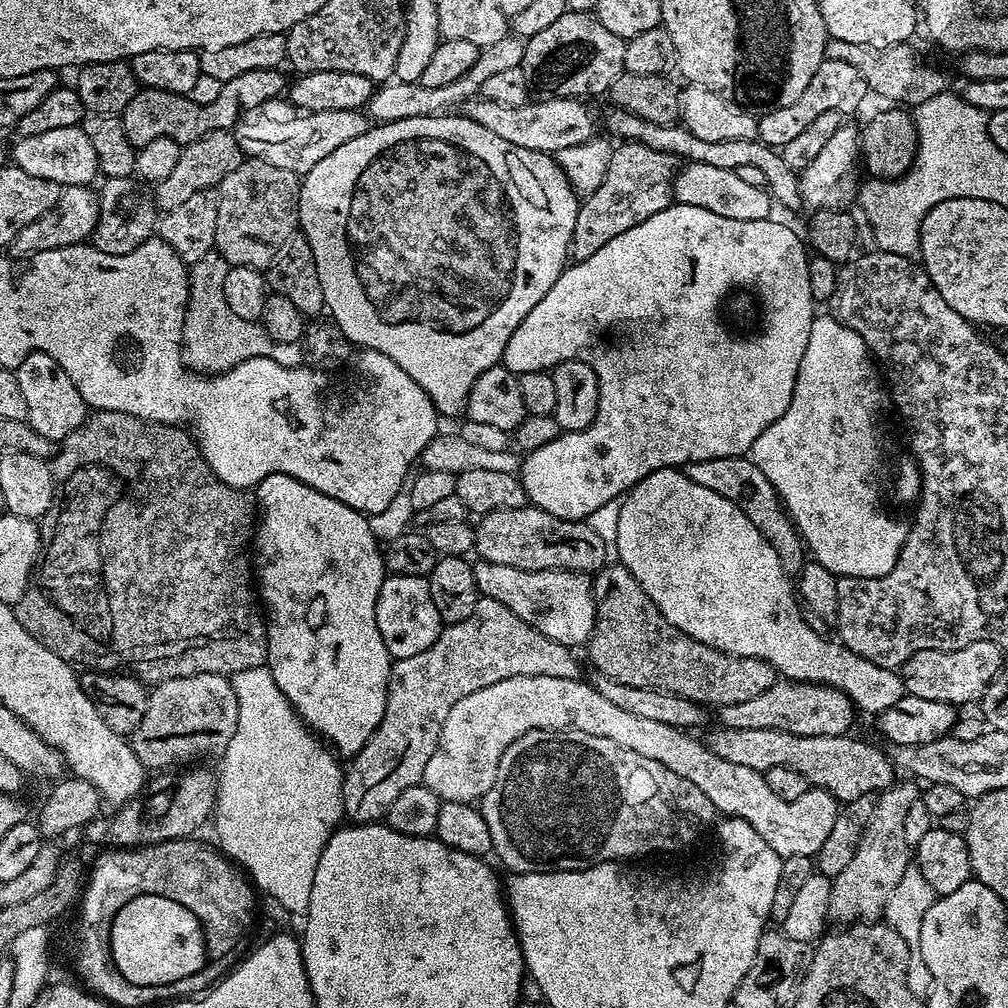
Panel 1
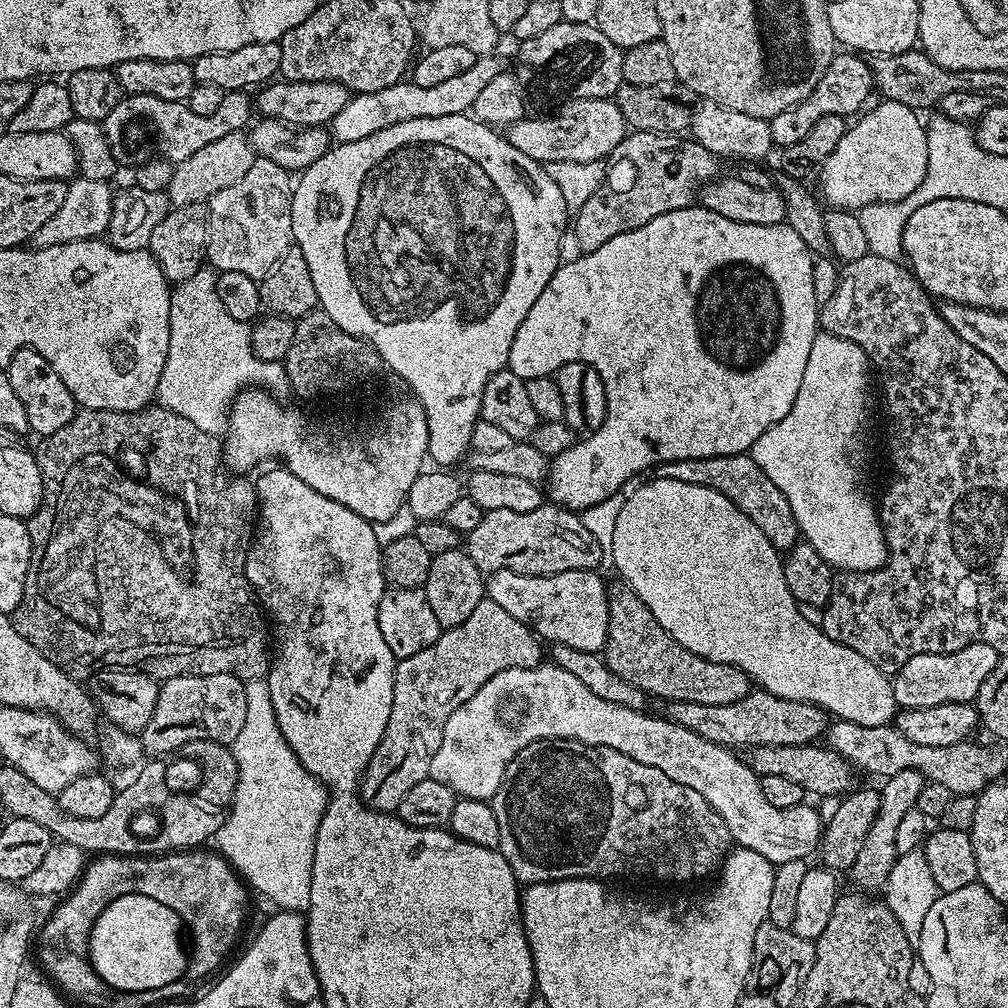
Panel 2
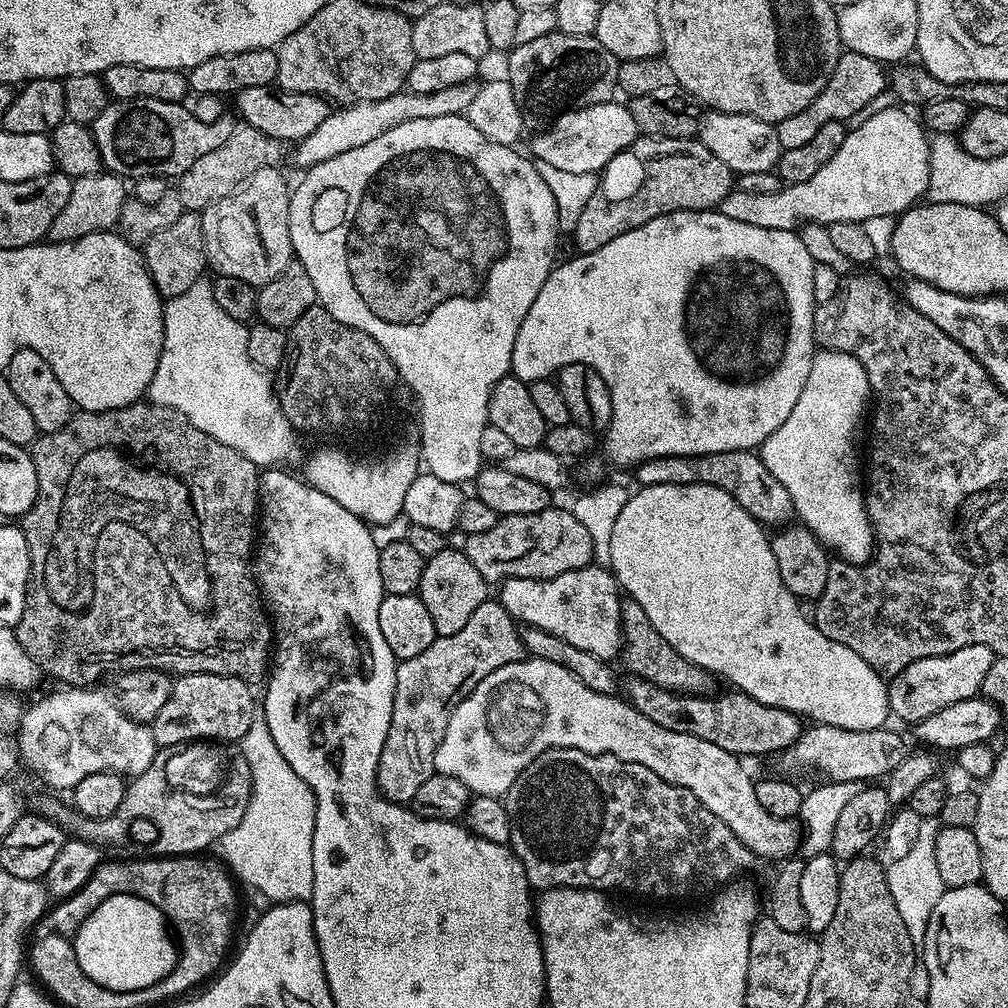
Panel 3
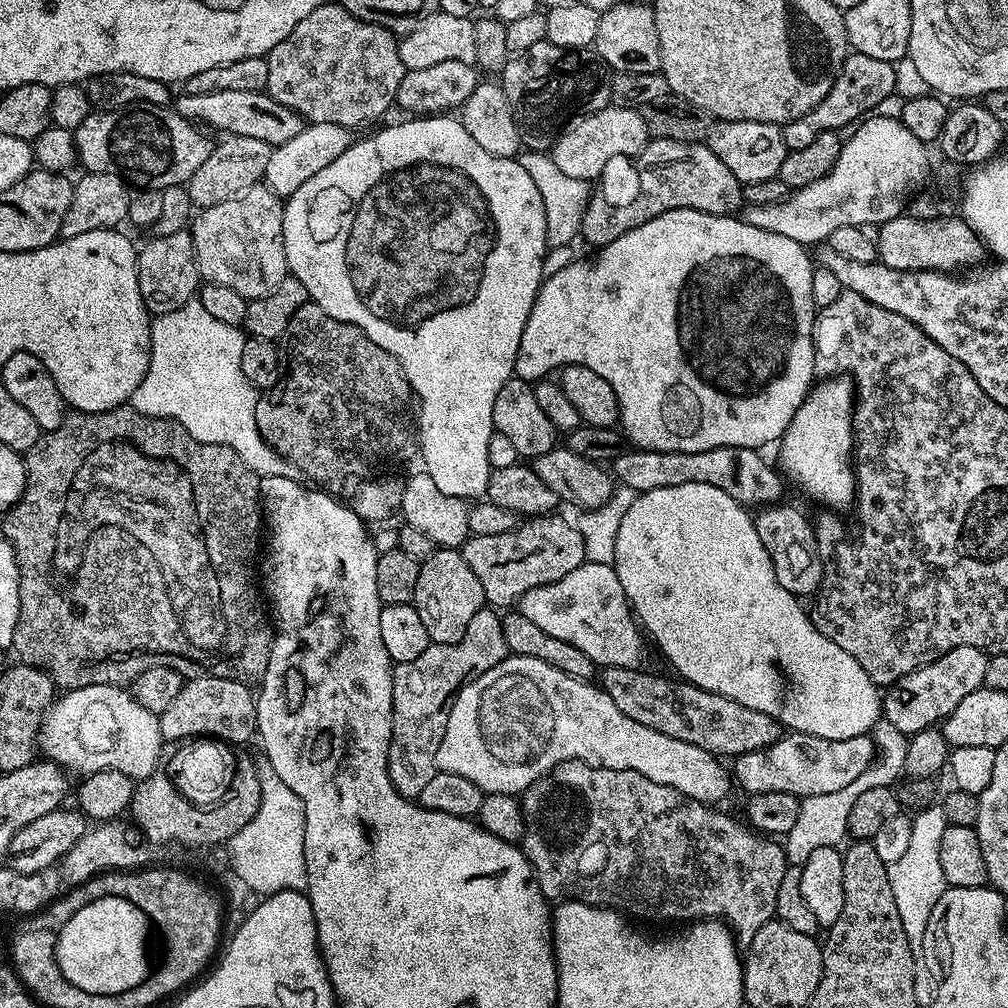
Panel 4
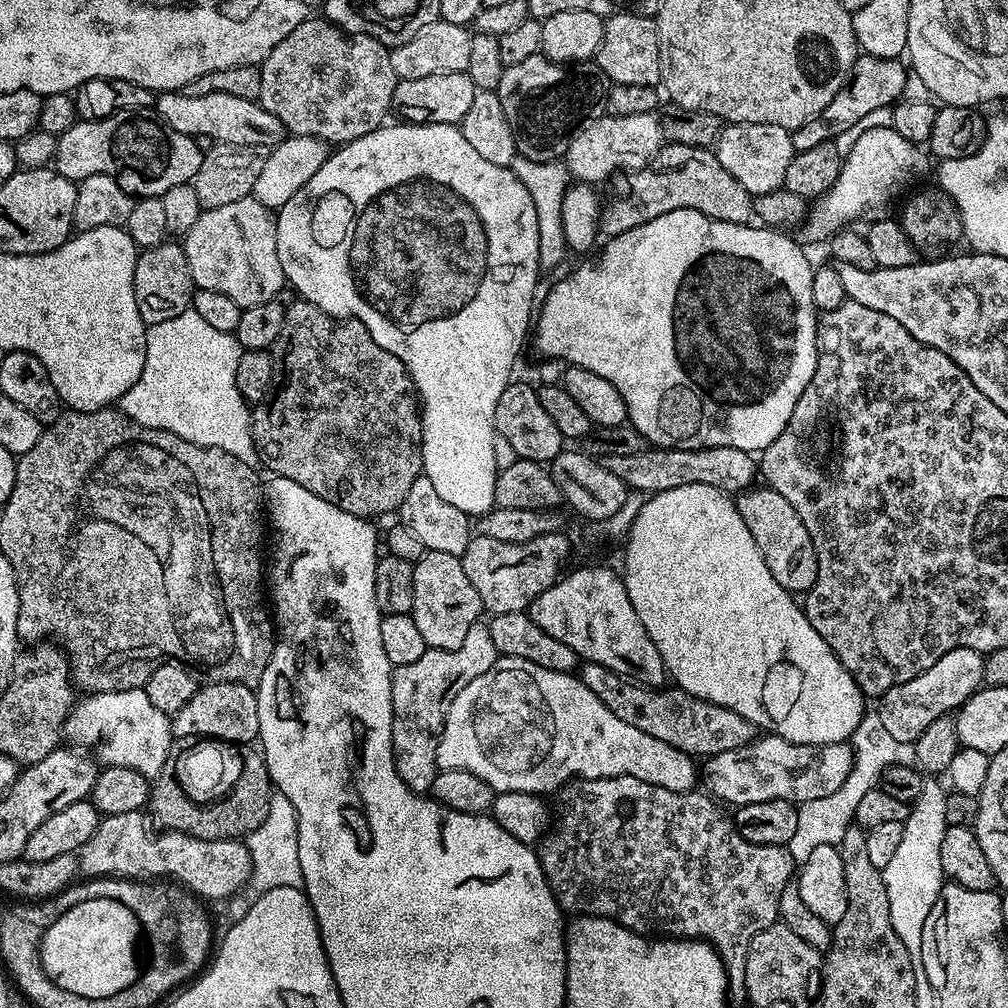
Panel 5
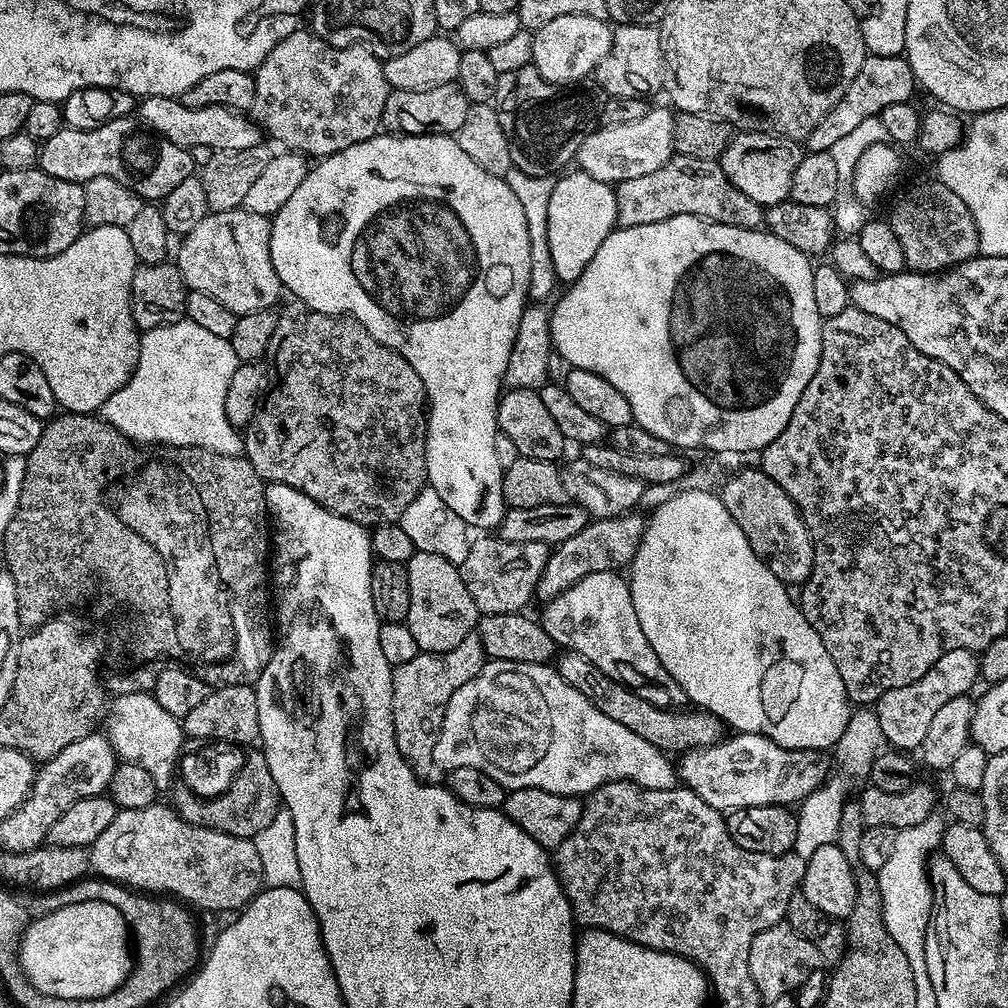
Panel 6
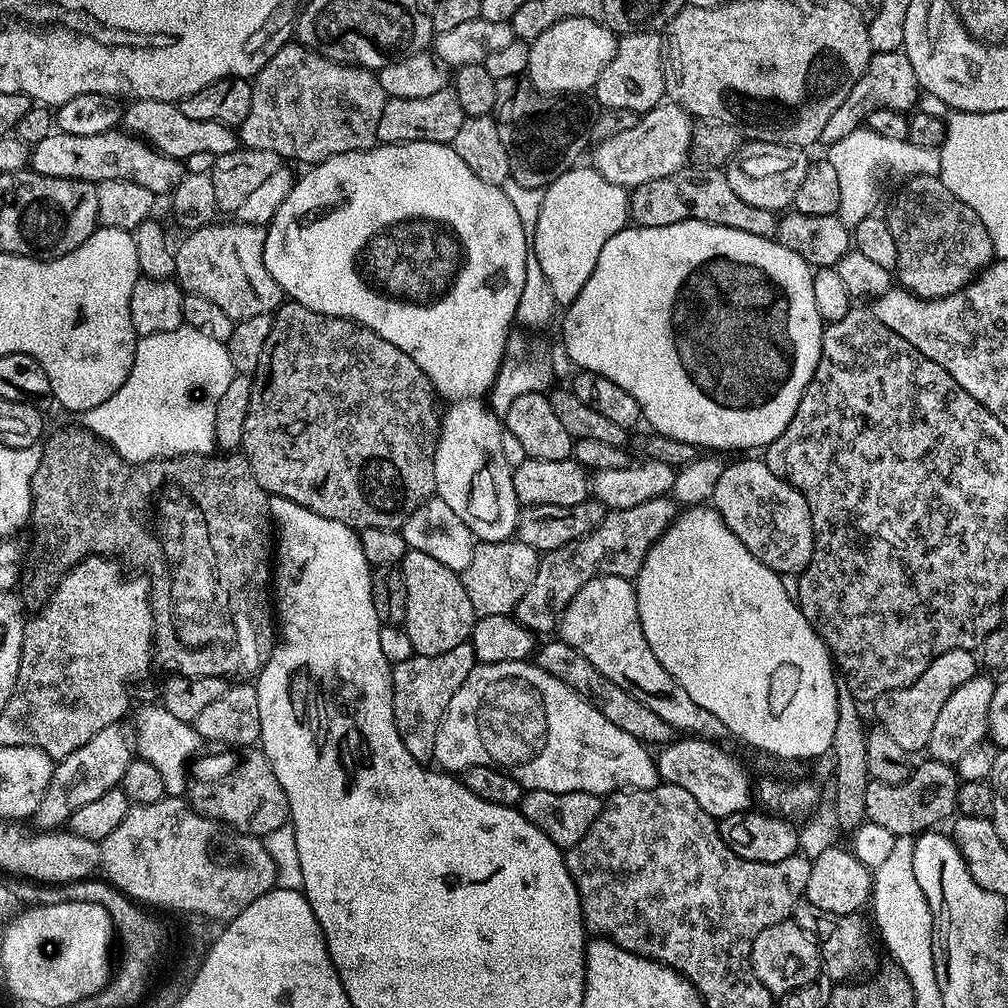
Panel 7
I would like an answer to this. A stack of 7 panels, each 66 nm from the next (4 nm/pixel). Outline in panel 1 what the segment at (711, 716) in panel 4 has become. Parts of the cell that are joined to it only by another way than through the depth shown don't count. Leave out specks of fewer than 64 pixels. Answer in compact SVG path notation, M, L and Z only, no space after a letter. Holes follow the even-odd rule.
M777 679L762 694L747 702L719 709L719 723L725 728L738 730L782 730L786 734L803 736L842 736L852 724L852 699L828 684L804 684L801 680Z

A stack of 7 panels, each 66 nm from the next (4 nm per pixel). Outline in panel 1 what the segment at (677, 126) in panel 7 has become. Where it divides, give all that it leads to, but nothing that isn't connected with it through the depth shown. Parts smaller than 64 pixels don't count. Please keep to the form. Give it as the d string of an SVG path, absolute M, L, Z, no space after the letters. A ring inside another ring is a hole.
M471 98L464 101L462 112L474 122L486 126L486 130L498 134L498 138L506 138L506 142L514 142L514 146L522 146L526 150L554 154L558 150L566 150L566 146L578 146L593 139L592 116L583 99L544 99L548 100L540 100L537 104L529 102L522 106L506 106L483 98Z

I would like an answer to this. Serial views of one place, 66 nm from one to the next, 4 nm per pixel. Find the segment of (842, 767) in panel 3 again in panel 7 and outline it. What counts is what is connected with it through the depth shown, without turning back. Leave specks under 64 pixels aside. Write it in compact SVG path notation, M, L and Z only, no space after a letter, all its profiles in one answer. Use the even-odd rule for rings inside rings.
M676 738L671 744L663 745L659 749L660 756L658 752L655 757L656 769L663 783L682 786L682 790L686 790L694 798L694 802L698 802L698 806L702 806L702 810L706 810L706 814L717 818L745 811L751 805L748 803L751 800L753 803L754 800L754 784L748 781L747 770L730 753L723 752L720 747L719 743L699 738Z

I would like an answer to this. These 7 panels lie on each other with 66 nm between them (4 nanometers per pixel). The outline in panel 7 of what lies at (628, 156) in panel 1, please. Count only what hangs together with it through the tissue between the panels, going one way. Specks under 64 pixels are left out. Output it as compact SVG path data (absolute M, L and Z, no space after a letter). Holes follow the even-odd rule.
M710 168L706 174L700 170L688 171L666 174L666 178L654 178L654 182L639 184L631 189L628 198L631 219L642 228L670 226L683 220L709 220L718 226L746 230L746 234L775 237L777 213L762 210L762 206L750 206L750 202L742 202L742 198L734 194L734 186L730 186L727 175L721 169Z

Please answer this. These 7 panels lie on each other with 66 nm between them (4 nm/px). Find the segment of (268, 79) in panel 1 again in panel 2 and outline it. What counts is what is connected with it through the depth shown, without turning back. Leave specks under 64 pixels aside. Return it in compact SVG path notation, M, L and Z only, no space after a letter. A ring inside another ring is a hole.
M247 91L225 92L221 106L213 113L195 112L188 107L192 106L166 102L166 98L150 98L150 94L125 95L102 121L112 152L119 153L121 144L136 162L156 157L175 166L186 162L186 158L202 150L202 146L210 146L210 142L218 142L218 138L226 138L226 134L247 129L248 119L254 116L254 100Z

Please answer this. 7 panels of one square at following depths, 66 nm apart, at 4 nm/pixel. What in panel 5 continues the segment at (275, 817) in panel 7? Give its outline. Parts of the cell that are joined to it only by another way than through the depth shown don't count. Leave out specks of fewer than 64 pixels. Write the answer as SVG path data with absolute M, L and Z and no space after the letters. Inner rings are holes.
M259 751L248 752L243 759L241 776L215 803L199 804L192 801L171 775L161 776L150 788L151 823L165 832L185 832L203 840L239 840L248 837L254 830L258 830L258 826L262 826L262 822L266 822L266 810L270 810L274 785Z

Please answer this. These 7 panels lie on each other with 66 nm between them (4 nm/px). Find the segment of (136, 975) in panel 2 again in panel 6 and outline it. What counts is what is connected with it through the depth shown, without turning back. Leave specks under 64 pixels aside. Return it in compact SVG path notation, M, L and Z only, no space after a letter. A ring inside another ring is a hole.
M76 904L64 912L35 917L21 938L19 960L45 994L101 996L120 984L124 971L130 971L133 949L124 952L127 947L124 924L108 904Z

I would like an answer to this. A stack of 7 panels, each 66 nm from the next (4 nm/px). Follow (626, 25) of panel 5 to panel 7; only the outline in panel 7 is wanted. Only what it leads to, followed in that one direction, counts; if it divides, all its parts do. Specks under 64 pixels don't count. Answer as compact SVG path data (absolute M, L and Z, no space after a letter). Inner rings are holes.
M630 32L616 42L614 58L596 80L594 95L601 109L634 110L645 113L665 99L664 74L666 57L660 32Z

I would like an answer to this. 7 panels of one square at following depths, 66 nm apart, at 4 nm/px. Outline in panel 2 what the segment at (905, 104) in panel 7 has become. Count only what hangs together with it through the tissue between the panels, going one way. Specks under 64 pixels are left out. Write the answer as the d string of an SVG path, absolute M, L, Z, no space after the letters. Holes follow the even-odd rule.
M848 50L841 51L830 62L826 74L822 74L818 86L814 86L814 90L803 102L768 121L773 145L777 149L783 150L794 146L794 142L802 142L802 138L806 138L806 134L810 134L810 129L814 127L814 122L818 122L818 118L827 116L848 118L851 117L851 112L859 113L863 102L873 92L871 63L861 55L853 54Z

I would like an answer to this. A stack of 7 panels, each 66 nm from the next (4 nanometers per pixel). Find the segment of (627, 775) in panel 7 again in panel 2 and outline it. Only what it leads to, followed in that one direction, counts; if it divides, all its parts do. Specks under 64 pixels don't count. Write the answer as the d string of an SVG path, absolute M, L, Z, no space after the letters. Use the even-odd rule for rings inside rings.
M541 662L537 668L511 668L502 670L502 674L494 674L486 686L474 694L450 718L442 734L442 746L438 746L438 754L430 762L429 777L442 786L450 786L457 797L466 800L491 801L492 795L500 789L502 778L506 774L506 766L523 748L536 744L540 740L577 740L583 744L592 744L596 748L613 748L626 754L634 762L642 762L642 766L654 766L654 770L662 770L666 778L674 778L674 782L682 782L682 786L690 786L690 790L698 790L706 802L724 819L731 839L737 845L758 850L762 858L766 858L773 866L804 860L817 851L822 819L819 811L805 802L798 806L779 808L773 806L762 794L760 777L748 763L740 760L735 751L725 748L723 744L715 744L702 734L694 734L694 730L686 730L686 726L678 726L673 720L660 716L648 716L647 711L626 710L626 706L614 706L614 702L605 702L598 698L588 687L584 686L572 674L560 669L553 662Z

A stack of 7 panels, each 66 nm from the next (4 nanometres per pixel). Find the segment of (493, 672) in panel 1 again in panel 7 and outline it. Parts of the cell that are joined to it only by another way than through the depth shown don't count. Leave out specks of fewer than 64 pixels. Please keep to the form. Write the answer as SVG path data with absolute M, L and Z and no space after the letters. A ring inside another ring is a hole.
M463 644L462 646L454 646L454 650L446 650L446 654L438 654L437 656L417 656L413 655L406 658L406 662L398 662L392 669L392 713L394 714L394 726L398 726L398 738L402 738L402 746L406 746L406 750L410 750L410 754L414 754L414 758L421 762L431 761L434 757L434 738L438 734L438 726L442 722L442 718L446 714L446 706L450 706L450 698L454 698L454 690L458 690L458 686L462 686L462 682L466 680L470 674L470 670L475 668L477 660L471 644Z

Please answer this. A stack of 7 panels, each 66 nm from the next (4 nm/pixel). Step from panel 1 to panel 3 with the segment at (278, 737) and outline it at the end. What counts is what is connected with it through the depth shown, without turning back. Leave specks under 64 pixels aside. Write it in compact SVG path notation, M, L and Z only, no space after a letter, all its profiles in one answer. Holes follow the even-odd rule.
M258 718L246 730L243 740L238 744L239 755L250 766L252 775L252 797L246 806L246 814L242 814L242 822L230 830L220 841L219 850L228 851L228 860L236 865L237 877L243 883L262 890L273 902L308 902L314 890L314 818L316 817L316 799L298 774L290 770L290 766L278 754L278 746L274 746L274 738L270 738L270 730L263 719Z

